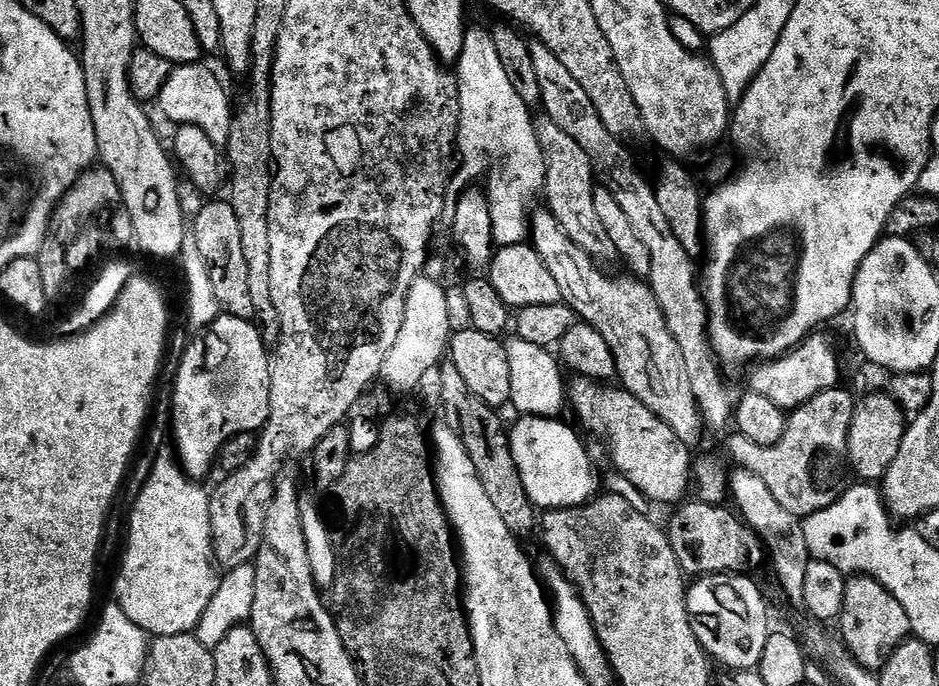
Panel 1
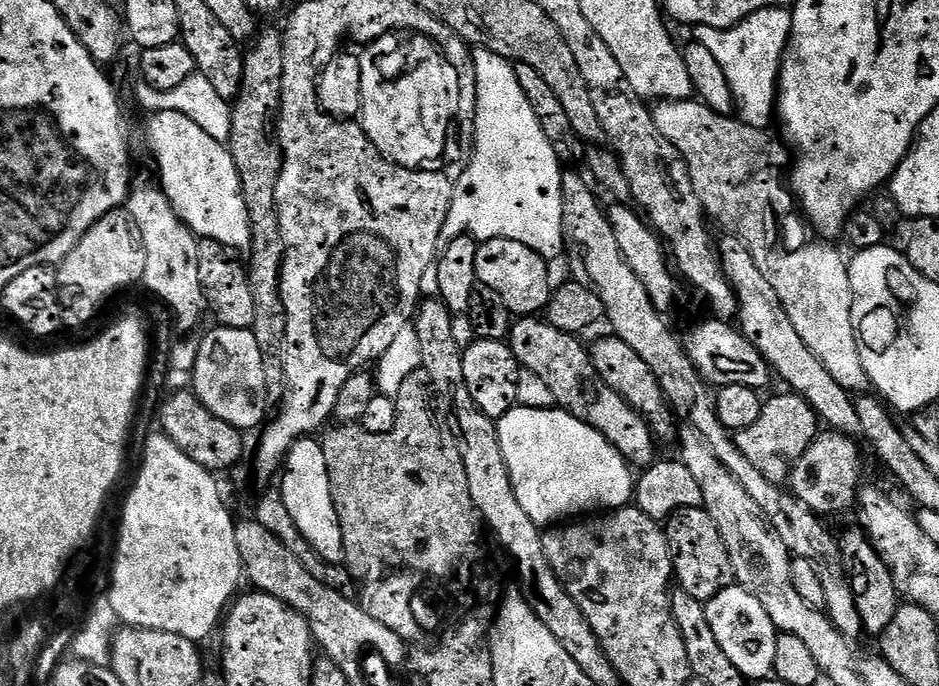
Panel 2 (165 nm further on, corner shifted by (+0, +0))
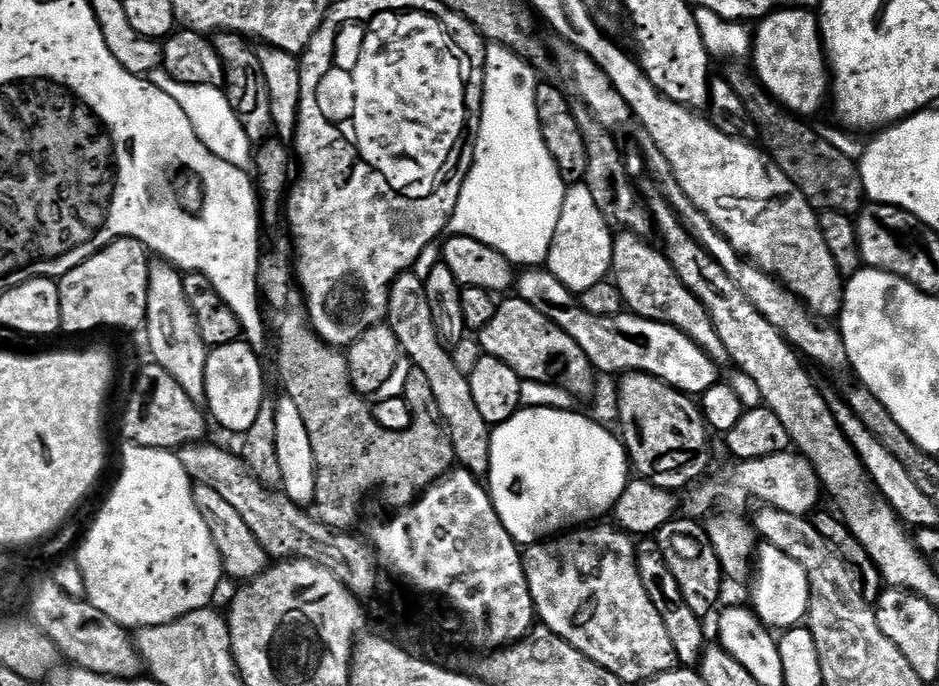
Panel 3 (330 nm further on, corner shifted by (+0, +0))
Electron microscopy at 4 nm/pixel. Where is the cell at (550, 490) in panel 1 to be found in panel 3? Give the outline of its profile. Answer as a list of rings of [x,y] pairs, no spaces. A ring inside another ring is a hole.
[[[521,407],[520,411],[515,412],[506,422],[495,425],[492,428],[490,466],[488,467],[486,477],[486,487],[489,496],[491,496],[494,502],[494,510],[502,522],[502,526],[506,526],[506,530],[514,543],[518,546],[539,544],[549,538],[555,537],[557,534],[563,533],[565,530],[572,530],[577,526],[591,525],[593,522],[599,521],[596,520],[599,516],[604,516],[607,512],[609,515],[615,509],[618,498],[622,498],[622,494],[627,490],[630,483],[630,461],[628,459],[628,451],[624,448],[623,439],[615,431],[613,432],[607,432],[598,421],[591,420],[588,416],[583,416],[580,410],[567,412],[566,410],[558,410],[557,408]]]

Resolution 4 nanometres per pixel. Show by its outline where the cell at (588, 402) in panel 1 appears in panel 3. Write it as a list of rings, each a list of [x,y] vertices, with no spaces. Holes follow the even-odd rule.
[[[501,299],[497,303],[494,318],[490,318],[490,326],[479,332],[481,353],[506,362],[506,366],[510,366],[510,370],[514,370],[514,374],[518,374],[523,381],[559,384],[577,398],[590,395],[596,388],[597,377],[590,358],[582,354],[582,346],[578,346],[578,342],[574,342],[574,338],[570,338],[562,326],[550,322],[546,314],[534,310],[530,302],[511,299]]]

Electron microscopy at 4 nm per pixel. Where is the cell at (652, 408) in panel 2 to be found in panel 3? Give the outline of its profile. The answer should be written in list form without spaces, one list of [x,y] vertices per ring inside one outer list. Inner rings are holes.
[[[625,372],[619,377],[619,380],[620,385],[616,388],[616,412],[620,415],[621,428],[619,428],[619,431],[622,433],[624,448],[628,451],[628,459],[634,465],[635,475],[641,480],[649,480],[651,484],[659,488],[667,488],[669,490],[681,490],[680,488],[692,483],[692,485],[695,485],[697,483],[695,480],[708,468],[708,436],[710,437],[710,429],[704,423],[704,414],[700,411],[699,403],[693,397],[687,396],[685,392],[679,392],[677,388],[672,388],[666,382],[662,382],[645,372]]]

